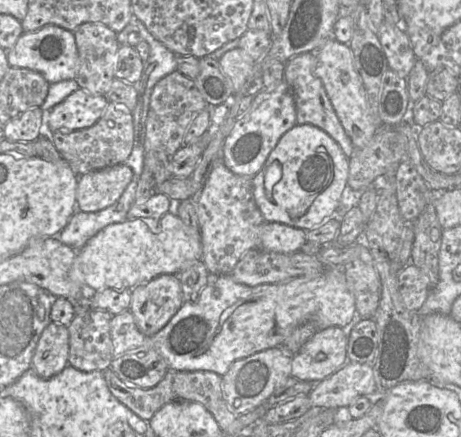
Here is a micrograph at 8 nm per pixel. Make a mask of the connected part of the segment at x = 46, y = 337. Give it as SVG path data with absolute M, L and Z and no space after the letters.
M51 322L42 332L32 357L32 367L43 379L62 372L68 364L69 331L67 326Z

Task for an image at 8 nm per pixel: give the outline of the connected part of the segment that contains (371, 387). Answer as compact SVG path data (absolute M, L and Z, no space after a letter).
M349 361L330 377L319 381L309 392L312 407L349 407L360 396L378 391L370 364Z

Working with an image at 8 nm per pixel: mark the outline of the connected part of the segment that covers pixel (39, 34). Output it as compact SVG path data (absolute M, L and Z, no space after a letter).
M46 25L34 32L23 33L16 45L7 51L11 68L28 68L39 72L50 83L75 80L79 68L79 55L73 31L56 25Z

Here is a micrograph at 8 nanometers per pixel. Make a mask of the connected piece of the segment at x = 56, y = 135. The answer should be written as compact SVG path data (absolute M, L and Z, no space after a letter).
M109 102L102 117L93 126L75 131L52 132L51 140L77 175L123 164L129 158L134 145L132 112L123 104Z

